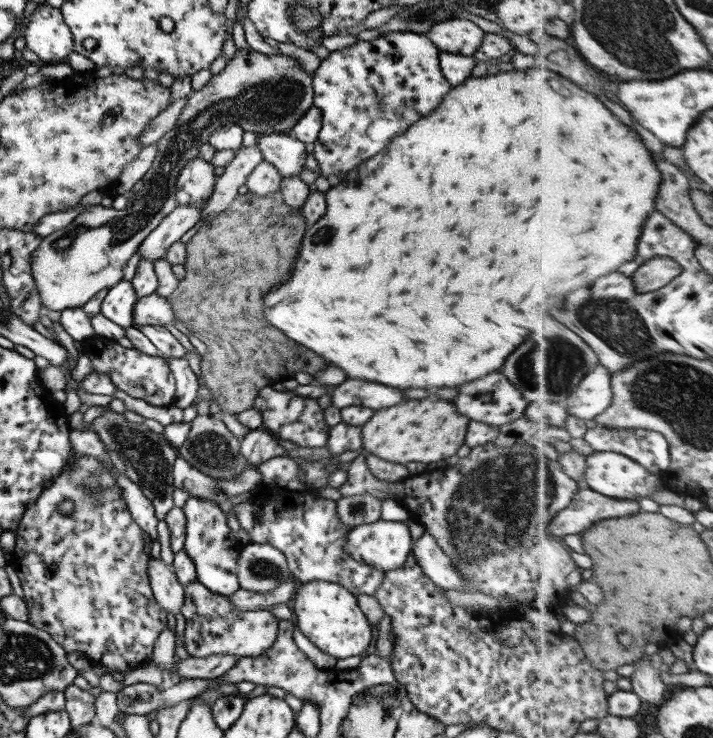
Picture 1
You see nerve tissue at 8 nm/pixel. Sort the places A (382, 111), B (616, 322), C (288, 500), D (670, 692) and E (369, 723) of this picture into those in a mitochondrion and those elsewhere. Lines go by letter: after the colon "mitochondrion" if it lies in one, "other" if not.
A: mitochondrion
B: mitochondrion
C: other
D: other
E: mitochondrion

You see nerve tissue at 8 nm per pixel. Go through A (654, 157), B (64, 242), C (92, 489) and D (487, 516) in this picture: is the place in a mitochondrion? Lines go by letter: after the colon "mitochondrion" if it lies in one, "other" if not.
A: other
B: mitochondrion
C: mitochondrion
D: mitochondrion

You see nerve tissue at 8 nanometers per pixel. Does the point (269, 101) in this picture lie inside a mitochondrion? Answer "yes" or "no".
yes

